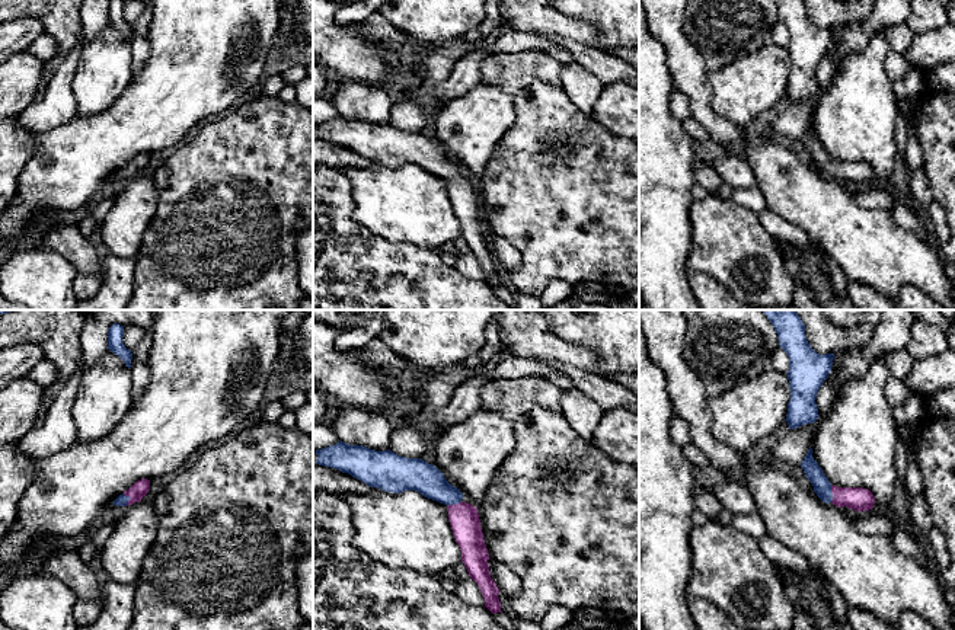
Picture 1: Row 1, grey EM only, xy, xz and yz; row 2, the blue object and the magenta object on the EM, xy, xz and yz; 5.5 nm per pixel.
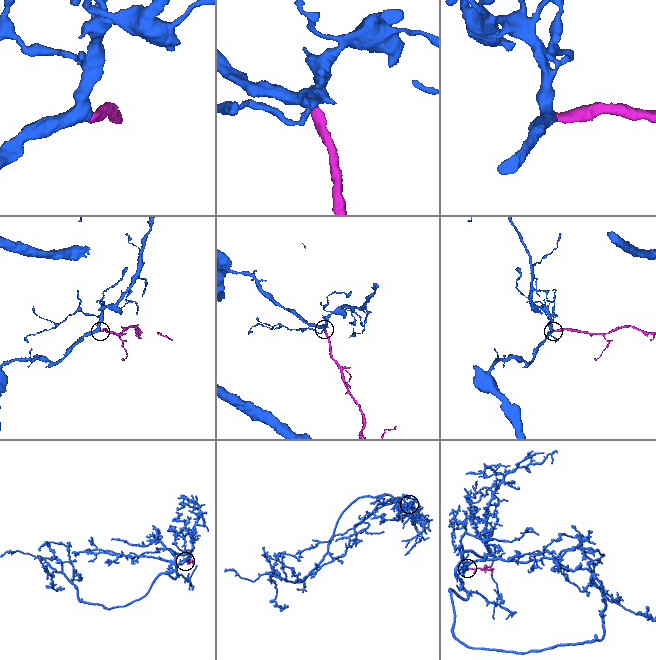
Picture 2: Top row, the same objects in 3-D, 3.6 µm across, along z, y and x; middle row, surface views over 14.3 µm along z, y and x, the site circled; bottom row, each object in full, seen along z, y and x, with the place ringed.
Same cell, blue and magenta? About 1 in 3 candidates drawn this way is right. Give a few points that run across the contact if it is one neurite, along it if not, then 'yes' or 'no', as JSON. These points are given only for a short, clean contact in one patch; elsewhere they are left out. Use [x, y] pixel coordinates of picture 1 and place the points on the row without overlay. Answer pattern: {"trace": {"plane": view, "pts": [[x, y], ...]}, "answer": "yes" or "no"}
{"trace": {"plane": "yz", "pts": [[821, 160], [831, 168], [859, 173]]}, "answer": "yes"}

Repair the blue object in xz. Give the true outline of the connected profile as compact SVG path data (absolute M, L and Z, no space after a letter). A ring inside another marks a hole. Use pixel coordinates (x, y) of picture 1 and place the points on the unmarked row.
M339 115L335 119L316 124L316 138L336 143L364 156L370 162L402 167L415 164L428 173L444 178L448 183L450 199L461 224L461 236L469 250L478 258L485 281L502 287L499 263L489 247L489 228L485 220L478 182L463 176L463 167L451 160L444 148L422 132L406 132L386 125L349 119Z

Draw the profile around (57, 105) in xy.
M83 33L58 65L45 92L23 112L16 115L19 124L33 134L42 134L67 124L76 115L76 97L71 89L73 77L83 49Z

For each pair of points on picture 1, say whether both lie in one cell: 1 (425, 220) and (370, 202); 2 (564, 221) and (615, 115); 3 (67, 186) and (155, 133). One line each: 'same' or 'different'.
1: same
2: different
3: same

